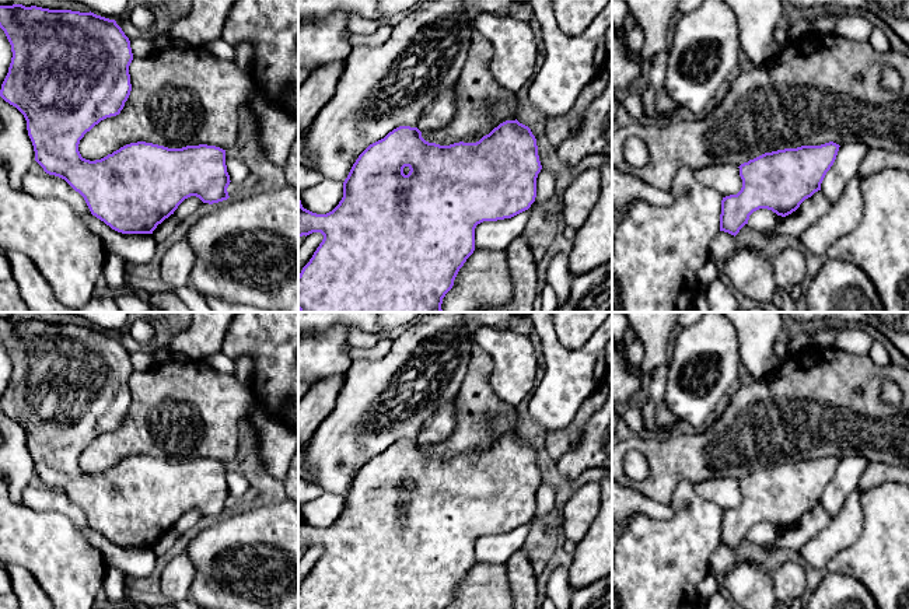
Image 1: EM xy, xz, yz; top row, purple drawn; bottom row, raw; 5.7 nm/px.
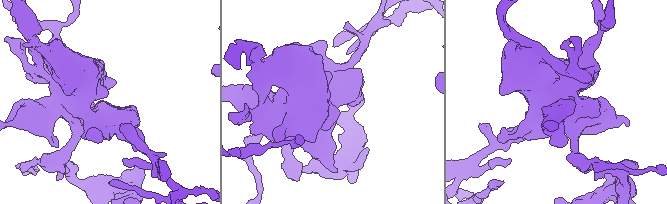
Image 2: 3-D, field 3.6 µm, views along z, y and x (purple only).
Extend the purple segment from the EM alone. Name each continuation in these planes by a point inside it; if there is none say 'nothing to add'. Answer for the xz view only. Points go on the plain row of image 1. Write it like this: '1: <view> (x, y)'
nothing to add

